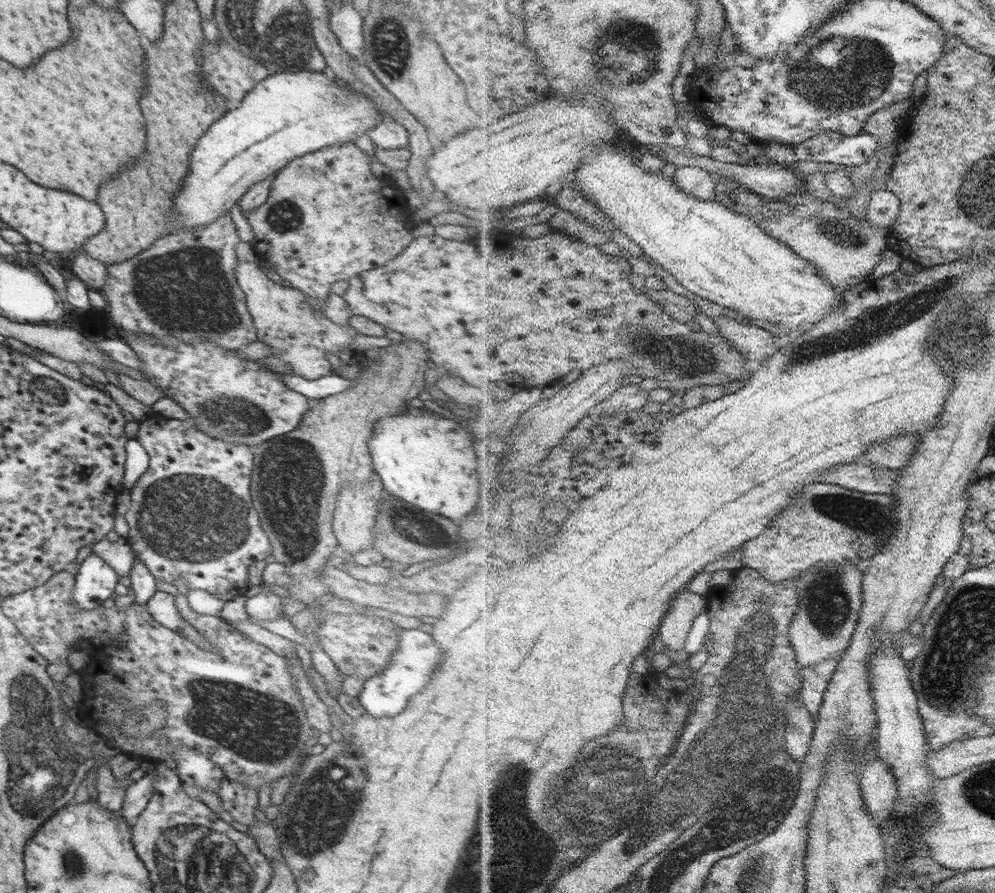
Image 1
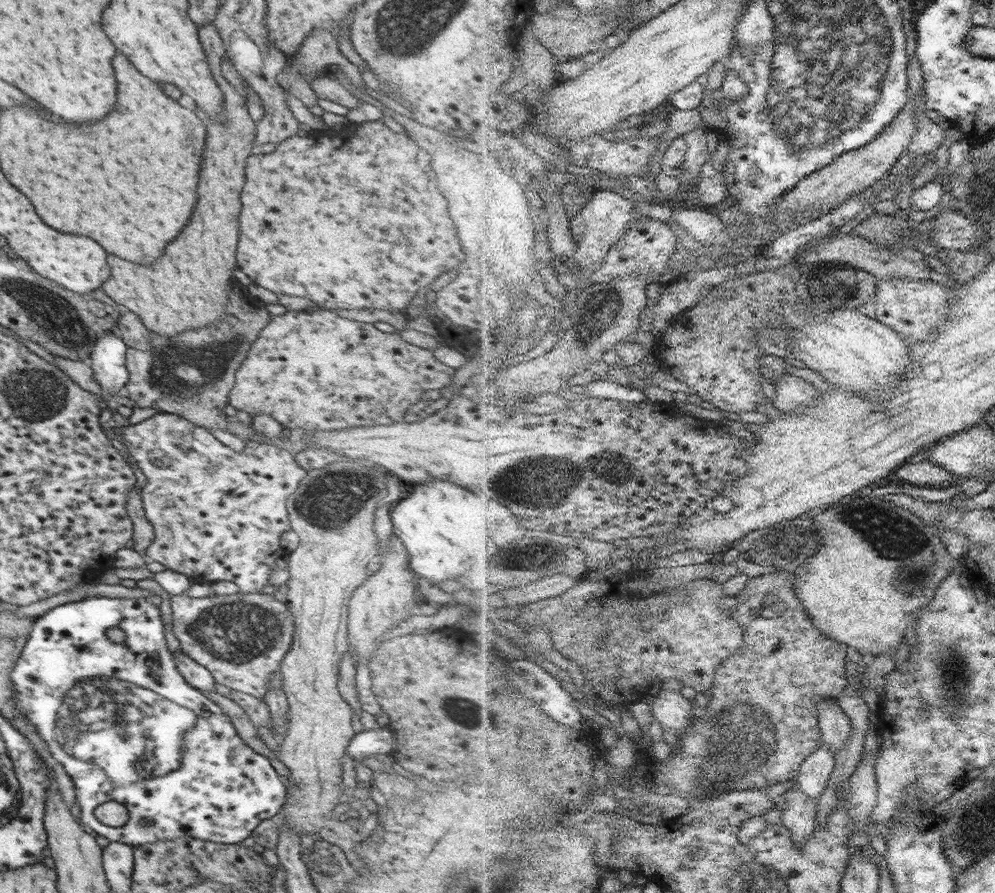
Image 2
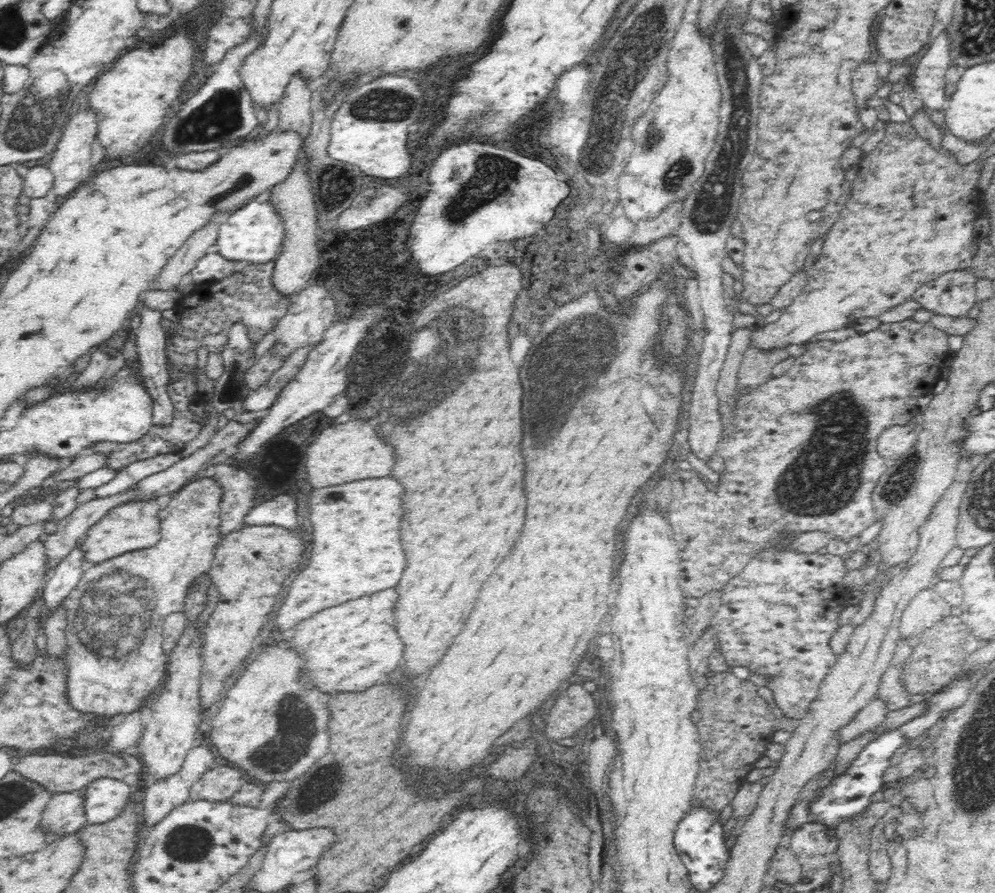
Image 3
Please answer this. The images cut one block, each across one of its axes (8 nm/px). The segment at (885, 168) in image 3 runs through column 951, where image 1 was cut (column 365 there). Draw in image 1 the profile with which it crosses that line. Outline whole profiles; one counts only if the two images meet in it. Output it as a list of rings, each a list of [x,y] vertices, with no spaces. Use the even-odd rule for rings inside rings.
[[[352,141],[346,143],[336,143],[336,145],[330,145],[324,147],[323,149],[316,150],[314,152],[303,154],[294,160],[288,162],[287,165],[284,165],[279,171],[274,174],[272,177],[272,182],[266,187],[269,189],[269,195],[264,204],[252,209],[252,211],[246,212],[244,215],[248,219],[248,223],[252,226],[254,231],[254,242],[252,243],[252,248],[256,248],[258,256],[262,256],[265,260],[269,260],[274,266],[276,266],[276,275],[283,280],[288,280],[294,286],[294,288],[301,290],[304,294],[312,296],[316,299],[326,299],[331,295],[330,288],[334,282],[338,280],[349,280],[352,276],[356,274],[363,273],[364,271],[372,270],[378,267],[384,266],[390,260],[394,260],[407,246],[410,246],[410,242],[414,240],[414,235],[410,230],[406,230],[406,202],[400,202],[400,206],[396,206],[400,198],[400,190],[394,182],[390,182],[390,178],[386,178],[388,175],[373,174],[370,171],[370,161],[368,160],[368,155],[364,153],[364,150],[361,150],[357,145]]]

